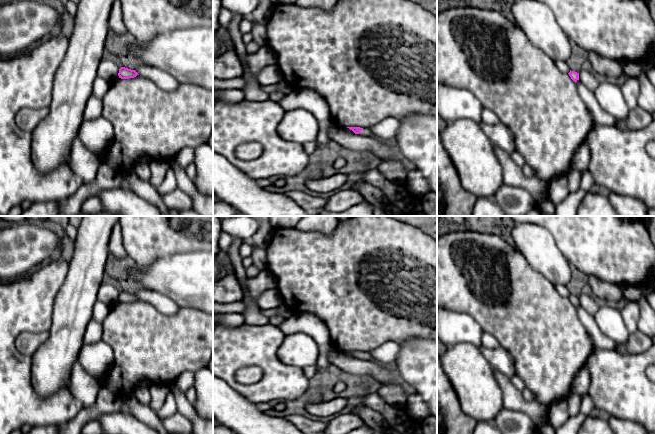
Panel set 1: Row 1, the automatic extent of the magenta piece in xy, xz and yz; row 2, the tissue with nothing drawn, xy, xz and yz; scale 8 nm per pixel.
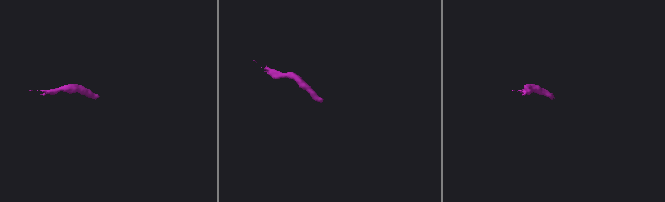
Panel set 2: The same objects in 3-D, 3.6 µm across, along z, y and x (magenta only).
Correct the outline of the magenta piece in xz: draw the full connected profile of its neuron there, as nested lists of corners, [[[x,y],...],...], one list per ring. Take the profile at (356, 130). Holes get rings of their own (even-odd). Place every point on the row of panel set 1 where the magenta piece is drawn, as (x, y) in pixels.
[[[347,127],[352,130],[355,134],[359,134],[361,136],[366,136],[374,139],[378,139],[373,132],[368,128],[360,128],[360,127]]]

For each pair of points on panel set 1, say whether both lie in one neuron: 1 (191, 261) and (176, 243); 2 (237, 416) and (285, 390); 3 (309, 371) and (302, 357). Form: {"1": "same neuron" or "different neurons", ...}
{"1": "different neurons", "2": "different neurons", "3": "different neurons"}

